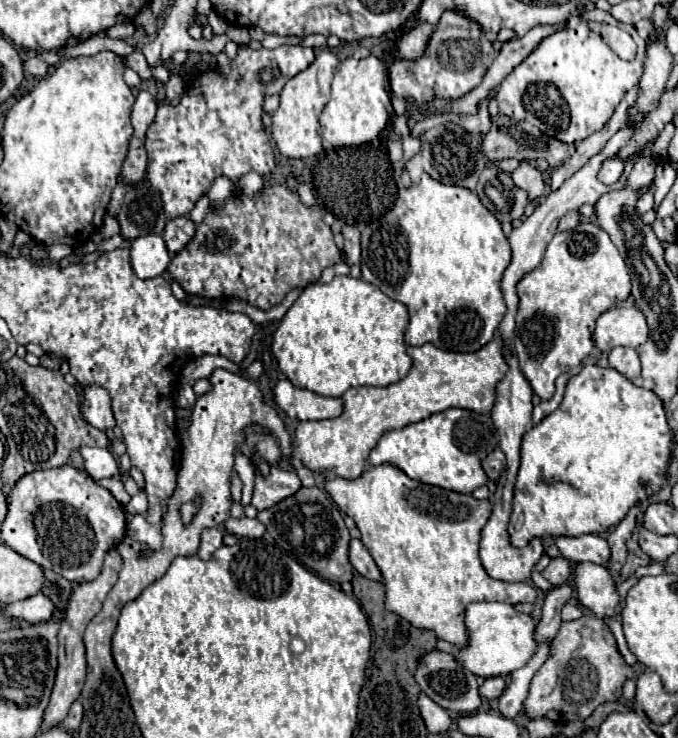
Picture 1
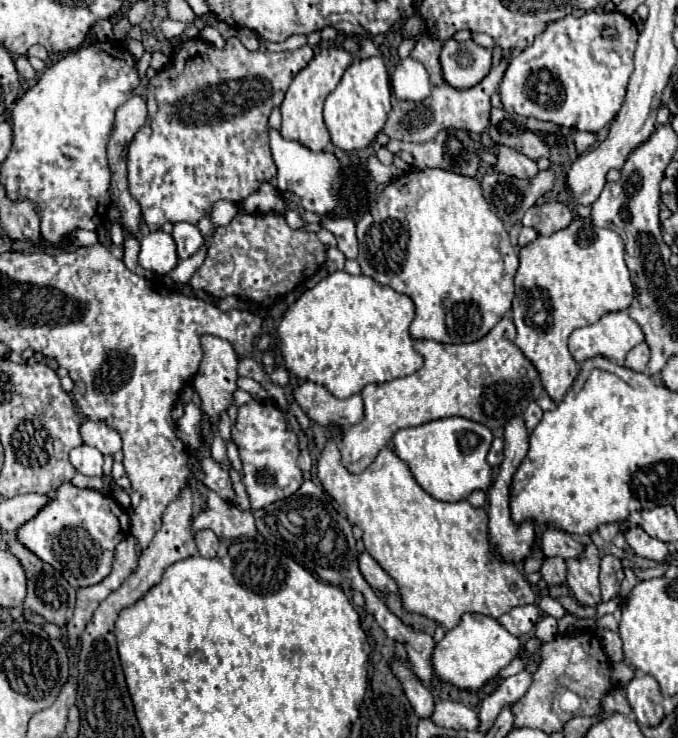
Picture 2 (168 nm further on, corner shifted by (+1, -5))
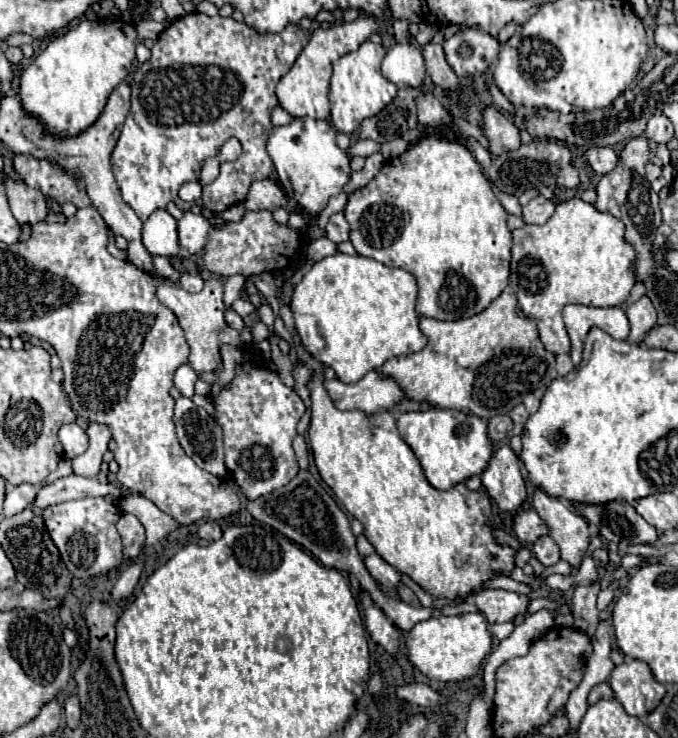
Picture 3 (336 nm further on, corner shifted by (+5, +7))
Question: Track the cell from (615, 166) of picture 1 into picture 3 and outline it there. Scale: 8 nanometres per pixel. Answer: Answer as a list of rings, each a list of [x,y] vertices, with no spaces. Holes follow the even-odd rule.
[[[590,148],[586,150],[586,158],[596,174],[608,174],[618,164],[618,156],[612,148]]]

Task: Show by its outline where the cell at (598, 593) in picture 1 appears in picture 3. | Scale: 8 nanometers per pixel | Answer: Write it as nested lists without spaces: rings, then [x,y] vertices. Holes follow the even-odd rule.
[[[536,488],[530,506],[544,520],[548,534],[560,546],[560,556],[568,560],[572,568],[578,568],[590,542],[586,520],[574,514],[564,500],[554,498],[540,488]]]

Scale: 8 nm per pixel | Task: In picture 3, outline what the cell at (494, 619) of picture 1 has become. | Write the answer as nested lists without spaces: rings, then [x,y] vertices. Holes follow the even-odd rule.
[[[480,612],[440,616],[418,622],[406,634],[406,650],[410,662],[430,680],[464,680],[478,674],[484,658],[492,652],[492,634],[486,628],[486,620]]]

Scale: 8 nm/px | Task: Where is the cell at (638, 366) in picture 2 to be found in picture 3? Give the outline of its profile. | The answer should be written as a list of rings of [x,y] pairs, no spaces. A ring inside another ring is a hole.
[[[642,296],[638,302],[634,302],[628,310],[626,316],[630,320],[630,336],[628,340],[634,344],[640,344],[644,334],[654,328],[656,316],[654,316],[654,304],[650,304],[648,296]]]

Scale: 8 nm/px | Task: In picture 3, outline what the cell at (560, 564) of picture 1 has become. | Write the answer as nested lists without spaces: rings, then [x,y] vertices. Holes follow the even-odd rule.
[[[540,536],[534,546],[532,546],[534,556],[544,564],[544,566],[554,566],[560,560],[560,550],[558,544],[550,536]]]

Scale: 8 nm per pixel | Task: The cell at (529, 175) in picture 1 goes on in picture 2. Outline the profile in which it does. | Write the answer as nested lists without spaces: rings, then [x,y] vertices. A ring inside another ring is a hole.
[[[498,146],[498,164],[496,164],[498,172],[504,172],[506,176],[514,176],[514,178],[534,178],[538,174],[538,166],[534,160],[526,158],[524,154],[506,148],[506,146]]]

